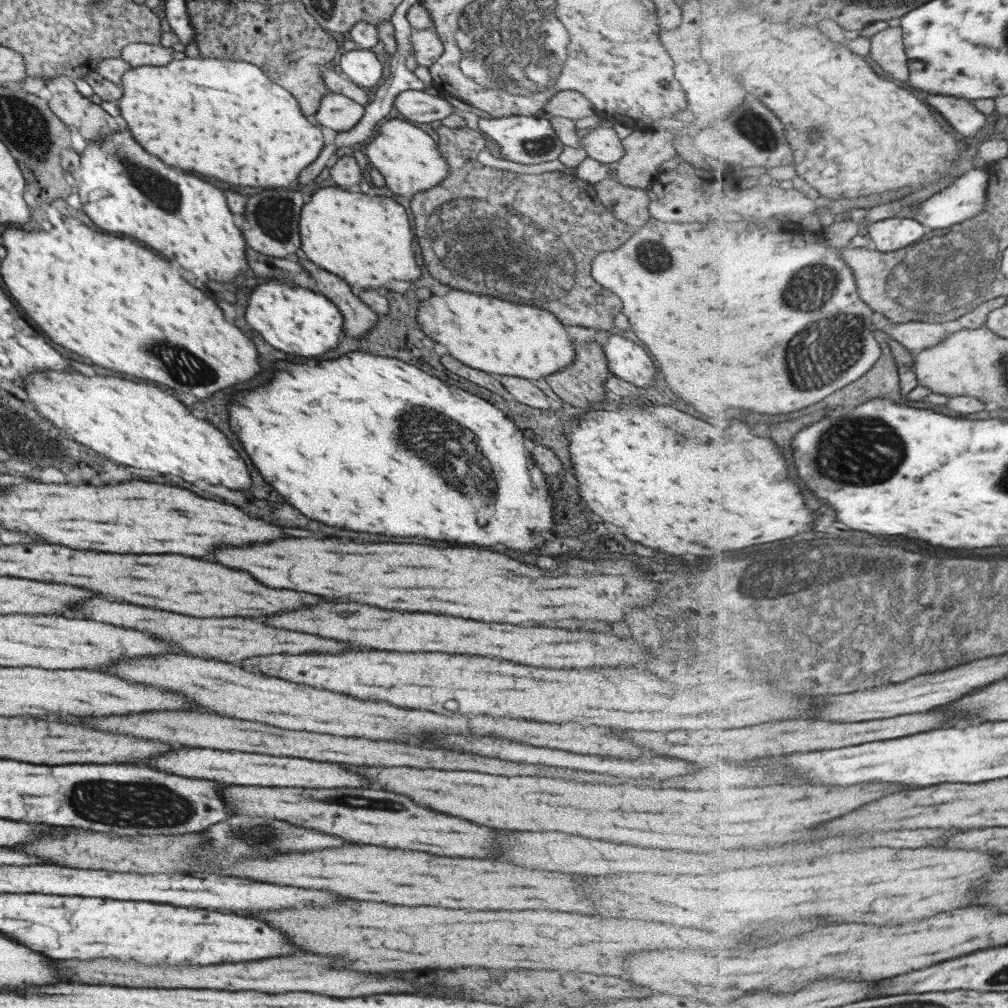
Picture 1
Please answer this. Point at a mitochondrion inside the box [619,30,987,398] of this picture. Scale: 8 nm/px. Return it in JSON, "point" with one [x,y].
{"point":[815,285]}

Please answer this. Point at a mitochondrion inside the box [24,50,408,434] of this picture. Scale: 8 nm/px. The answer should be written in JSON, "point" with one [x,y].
{"point":[161,354]}

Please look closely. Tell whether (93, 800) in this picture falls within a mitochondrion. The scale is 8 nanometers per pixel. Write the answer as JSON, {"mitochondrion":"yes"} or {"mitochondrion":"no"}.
{"mitochondrion":"yes"}

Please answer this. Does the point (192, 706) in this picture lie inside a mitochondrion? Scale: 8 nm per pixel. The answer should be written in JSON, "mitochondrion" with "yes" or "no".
{"mitochondrion":"no"}

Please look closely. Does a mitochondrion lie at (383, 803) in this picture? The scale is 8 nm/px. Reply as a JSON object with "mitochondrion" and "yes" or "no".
{"mitochondrion":"yes"}

